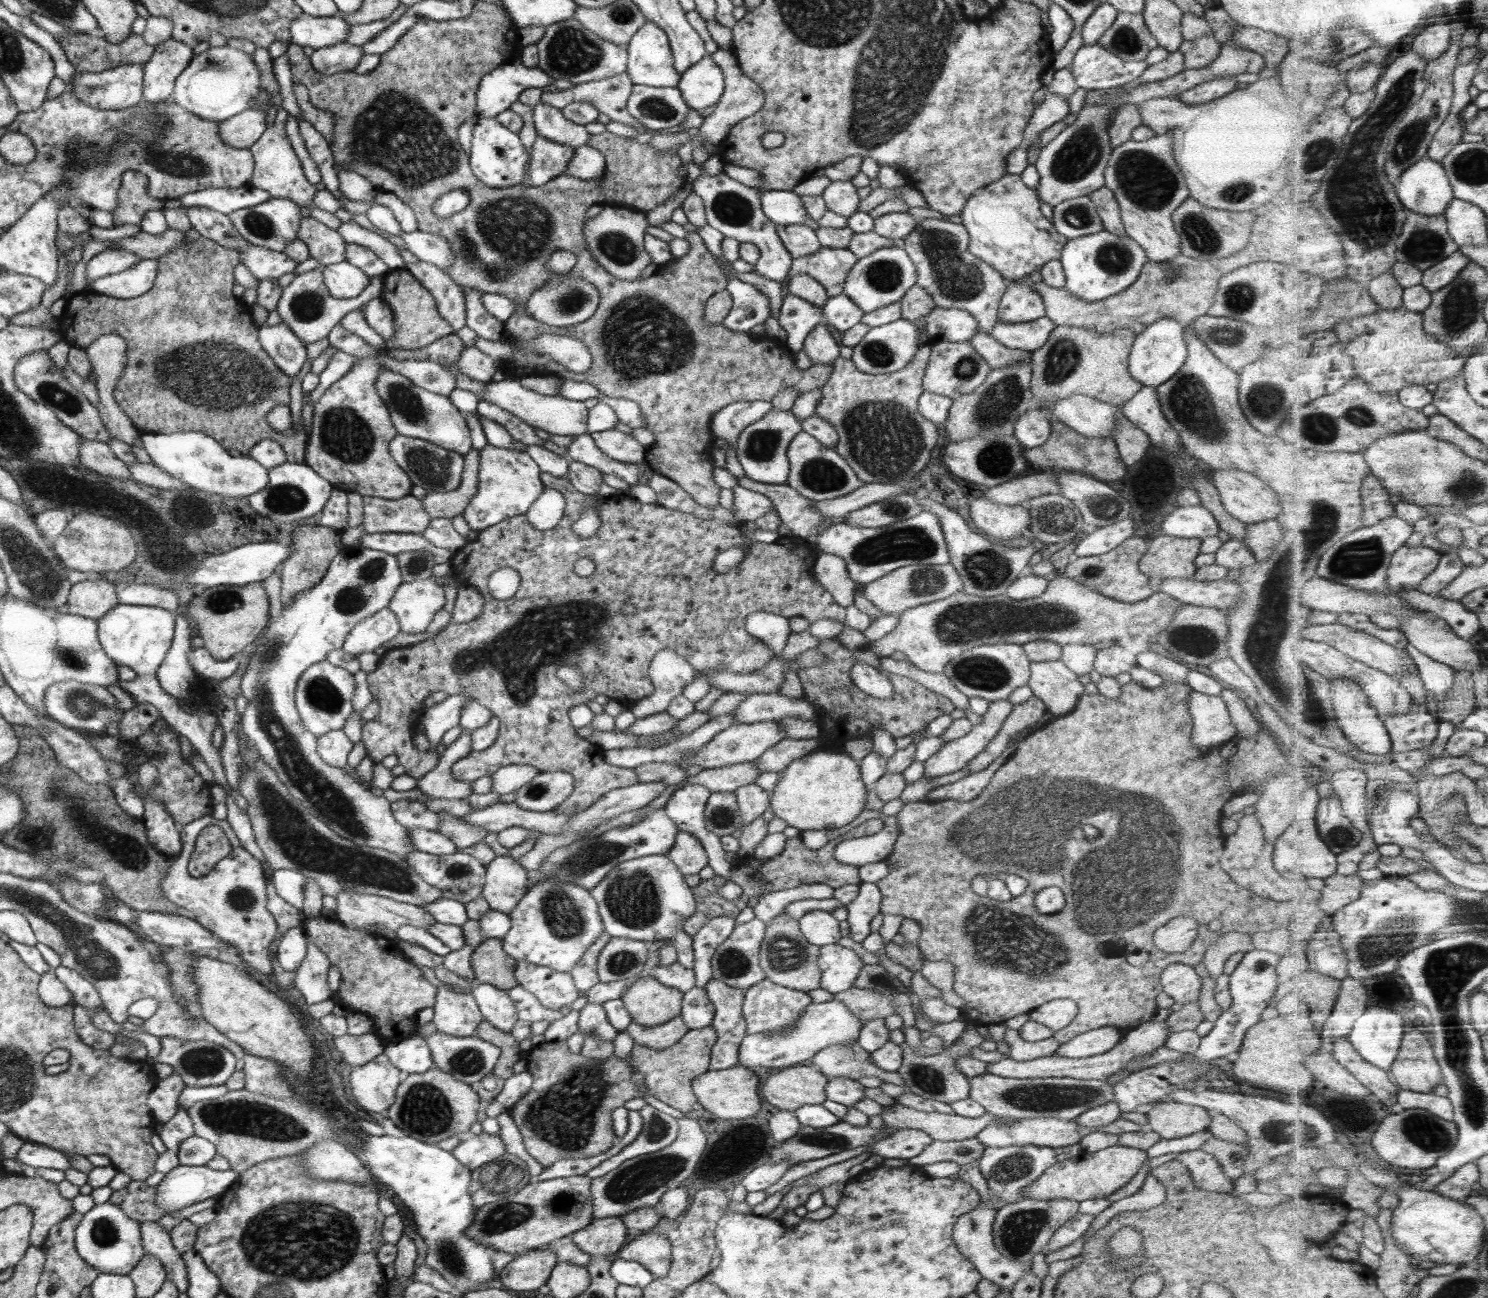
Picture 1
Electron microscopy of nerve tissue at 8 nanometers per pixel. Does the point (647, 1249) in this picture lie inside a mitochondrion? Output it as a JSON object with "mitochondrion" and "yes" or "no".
{"mitochondrion":"no"}

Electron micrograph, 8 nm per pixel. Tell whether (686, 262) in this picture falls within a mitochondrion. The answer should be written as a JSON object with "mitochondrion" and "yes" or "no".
{"mitochondrion":"no"}

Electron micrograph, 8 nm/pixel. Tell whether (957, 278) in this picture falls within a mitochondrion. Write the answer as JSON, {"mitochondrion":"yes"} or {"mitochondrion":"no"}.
{"mitochondrion":"yes"}

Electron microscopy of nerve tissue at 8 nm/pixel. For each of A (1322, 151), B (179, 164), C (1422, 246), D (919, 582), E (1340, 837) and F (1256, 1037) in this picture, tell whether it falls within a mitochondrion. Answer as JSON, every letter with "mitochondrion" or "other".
{"A":"mitochondrion","B":"mitochondrion","C":"mitochondrion","D":"mitochondrion","E":"mitochondrion","F":"other"}

